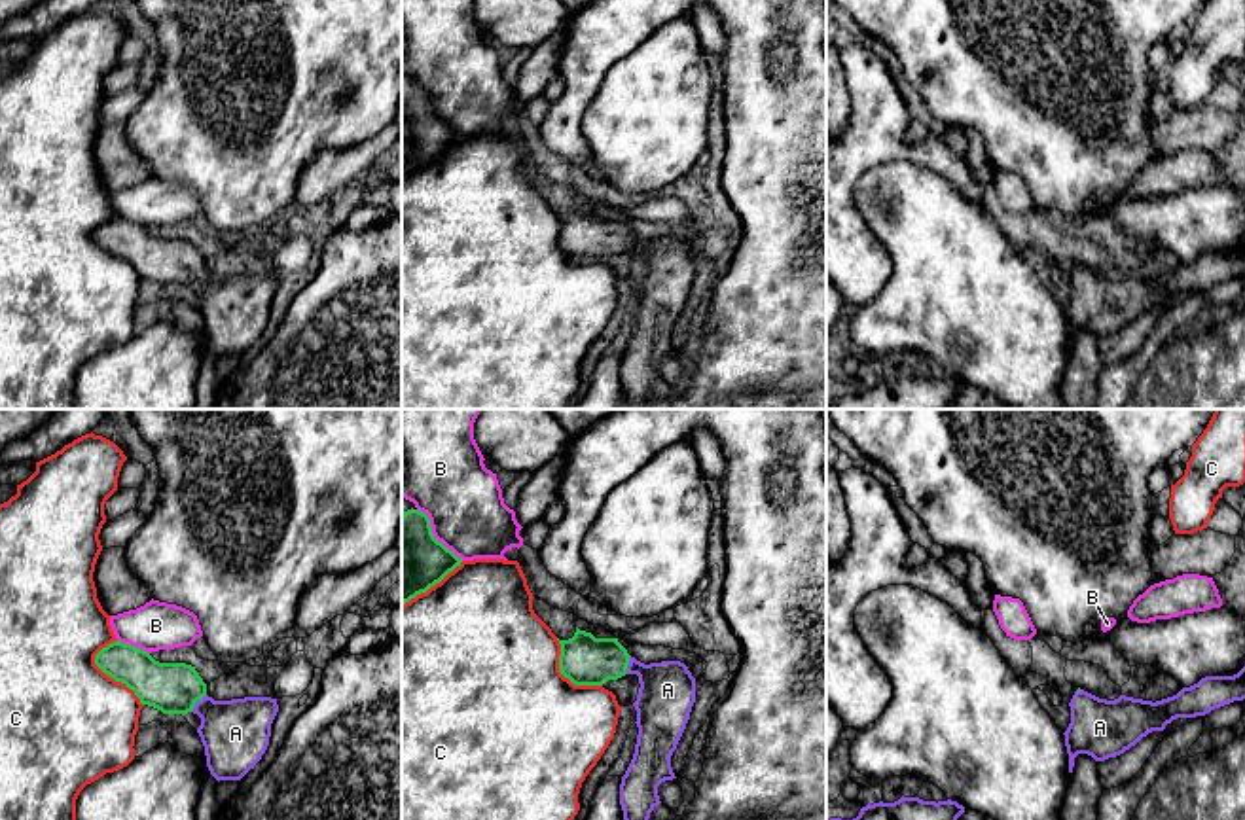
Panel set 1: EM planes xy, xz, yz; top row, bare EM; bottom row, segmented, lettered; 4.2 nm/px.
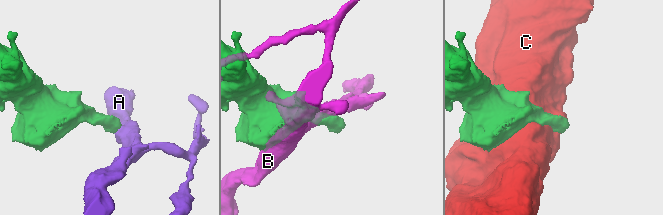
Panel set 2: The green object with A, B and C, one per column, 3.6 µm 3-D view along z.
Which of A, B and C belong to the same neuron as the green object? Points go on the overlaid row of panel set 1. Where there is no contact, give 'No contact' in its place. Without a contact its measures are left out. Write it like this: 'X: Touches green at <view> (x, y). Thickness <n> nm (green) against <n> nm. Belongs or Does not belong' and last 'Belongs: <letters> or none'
A: Touches green at xy (196, 701). Thickness 220 nm (green) against 280 nm. Belongs
B: Touches green at xz (433, 536). Thickness 320 nm (green) against 340 nm. Does not belong
C: Touches green at xy (107, 673). Thickness 200 nm (green) against 480 nm. Does not belong
Belongs: A

